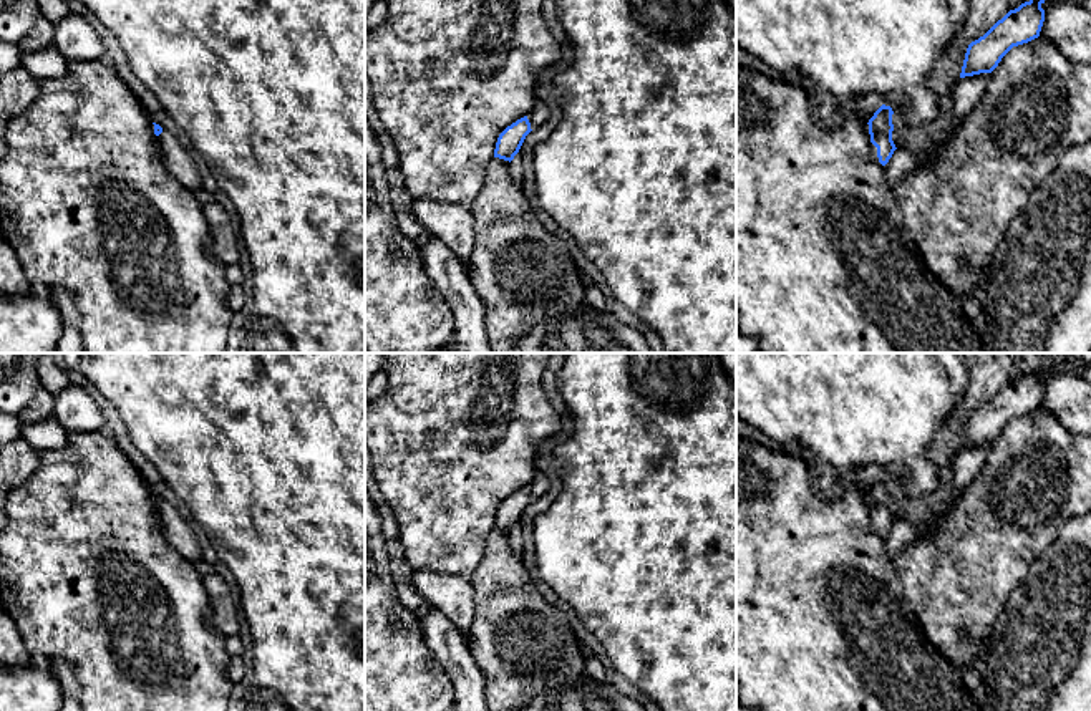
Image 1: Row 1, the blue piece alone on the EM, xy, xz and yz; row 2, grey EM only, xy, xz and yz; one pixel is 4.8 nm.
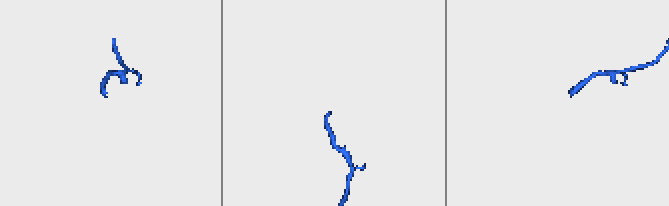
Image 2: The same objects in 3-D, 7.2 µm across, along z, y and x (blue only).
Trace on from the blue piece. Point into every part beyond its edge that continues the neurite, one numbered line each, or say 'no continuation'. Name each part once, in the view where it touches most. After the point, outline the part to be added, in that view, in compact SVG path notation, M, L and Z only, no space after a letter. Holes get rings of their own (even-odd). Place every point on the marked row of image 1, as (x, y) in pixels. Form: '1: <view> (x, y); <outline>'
1: xz (539, 115); M541 94L536 101L534 109L527 114L527 119L531 123L531 129L541 128L549 119L549 94Z

